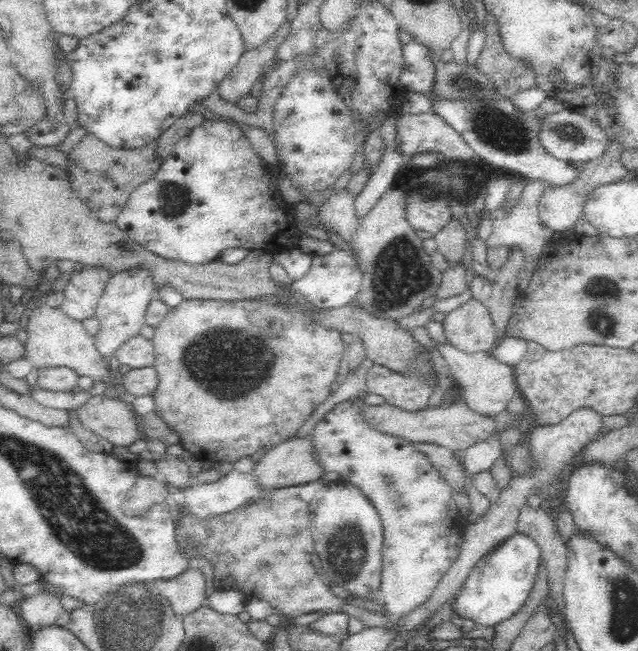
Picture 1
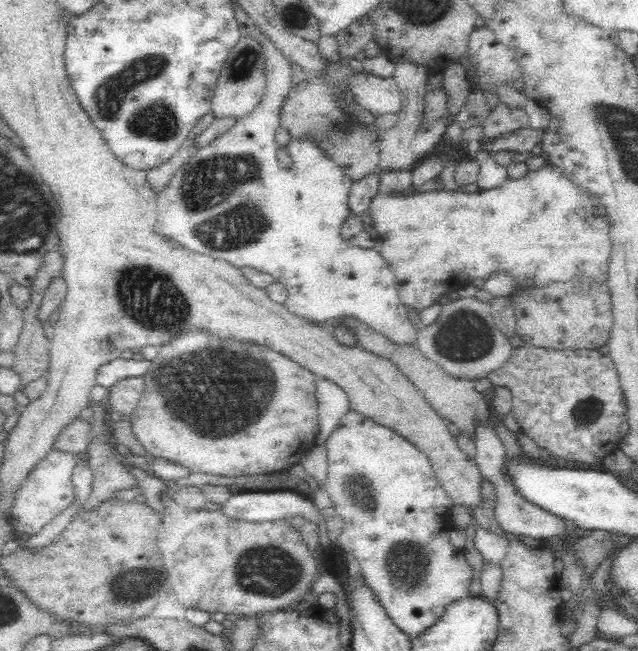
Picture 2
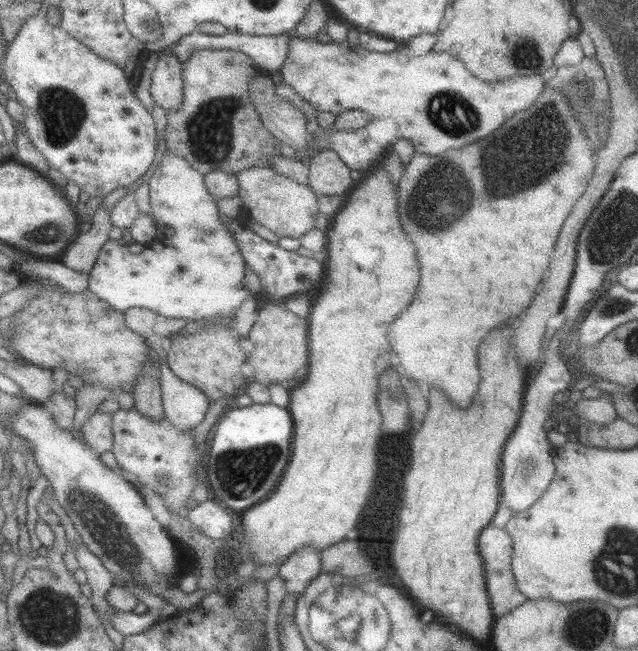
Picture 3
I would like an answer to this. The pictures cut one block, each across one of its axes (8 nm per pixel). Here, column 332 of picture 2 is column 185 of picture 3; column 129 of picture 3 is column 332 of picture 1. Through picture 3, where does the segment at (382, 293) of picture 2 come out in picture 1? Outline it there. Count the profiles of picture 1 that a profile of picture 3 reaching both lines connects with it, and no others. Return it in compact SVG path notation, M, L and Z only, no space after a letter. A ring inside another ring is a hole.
M333 251L323 257L315 256L311 269L300 280L293 281L293 287L303 294L318 309L339 309L353 302L359 293L363 274L350 252Z

